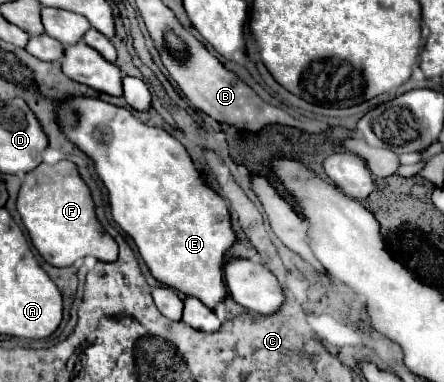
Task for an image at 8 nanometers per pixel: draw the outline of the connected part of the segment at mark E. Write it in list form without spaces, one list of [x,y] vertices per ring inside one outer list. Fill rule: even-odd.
[[[70,95],[66,99],[60,99],[56,103],[56,121],[60,125],[60,131],[94,161],[94,169],[108,189],[110,213],[114,221],[134,239],[140,257],[148,265],[150,273],[162,285],[192,295],[206,307],[214,309],[216,303],[226,297],[222,263],[226,251],[236,241],[236,235],[230,225],[226,201],[202,181],[184,145],[164,129],[144,125],[128,109],[114,107],[94,97]]]

